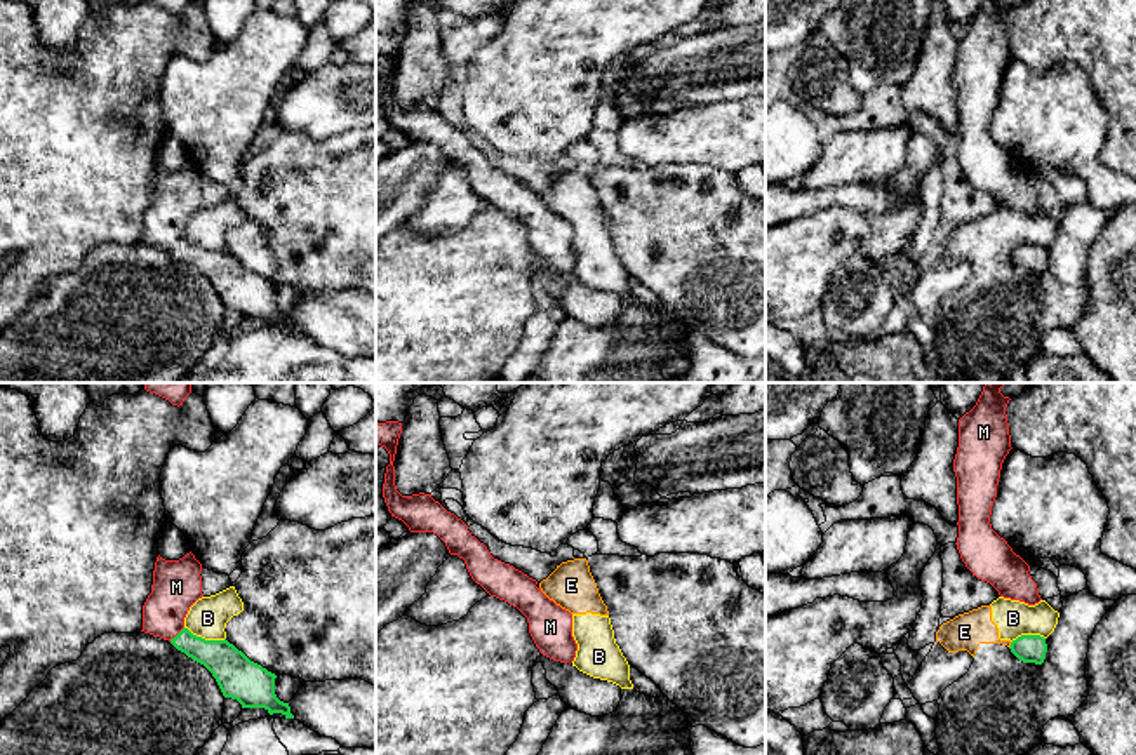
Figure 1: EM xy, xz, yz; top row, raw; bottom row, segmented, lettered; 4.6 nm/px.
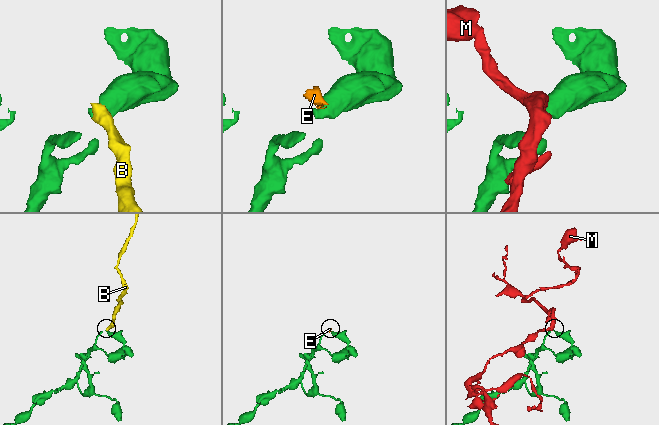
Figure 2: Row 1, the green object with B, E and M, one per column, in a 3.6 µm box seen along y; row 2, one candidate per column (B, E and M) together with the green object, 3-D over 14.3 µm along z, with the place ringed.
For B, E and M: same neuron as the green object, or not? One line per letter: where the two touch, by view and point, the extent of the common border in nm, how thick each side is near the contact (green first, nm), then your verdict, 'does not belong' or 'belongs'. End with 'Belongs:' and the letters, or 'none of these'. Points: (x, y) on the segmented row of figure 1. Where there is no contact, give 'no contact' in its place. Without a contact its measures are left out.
B: xy (204, 639) | 200 nm | 200/180 nm | does not belong
E: yz (1011, 646) | 30 nm | 130/170 nm | does not belong
M: xy (178, 634) | 100 nm | 170/220 nm | belongs
Belongs: M

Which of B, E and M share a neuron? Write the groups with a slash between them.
B E / M

